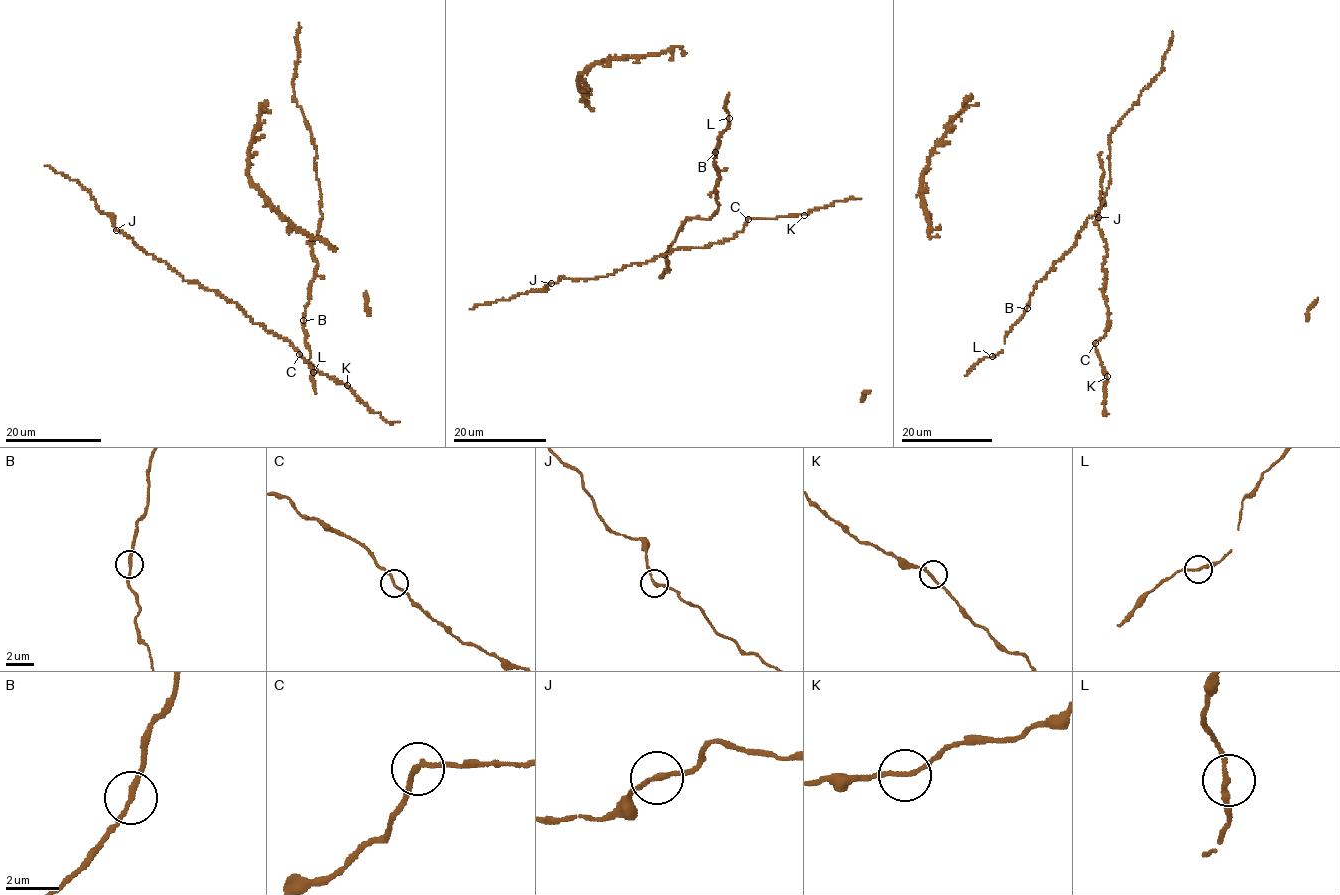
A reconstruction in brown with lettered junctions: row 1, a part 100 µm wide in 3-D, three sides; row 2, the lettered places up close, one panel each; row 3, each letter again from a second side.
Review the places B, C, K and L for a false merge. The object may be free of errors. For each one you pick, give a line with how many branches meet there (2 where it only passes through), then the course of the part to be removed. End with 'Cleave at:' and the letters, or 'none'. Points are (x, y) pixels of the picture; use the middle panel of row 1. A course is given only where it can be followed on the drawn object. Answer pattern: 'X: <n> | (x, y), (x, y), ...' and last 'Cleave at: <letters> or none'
Cleave at: none

